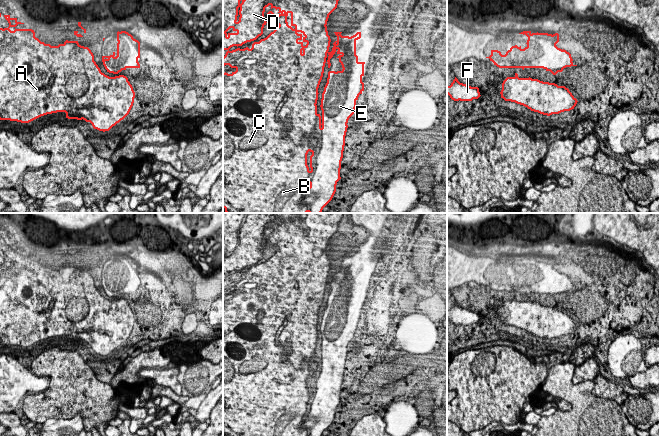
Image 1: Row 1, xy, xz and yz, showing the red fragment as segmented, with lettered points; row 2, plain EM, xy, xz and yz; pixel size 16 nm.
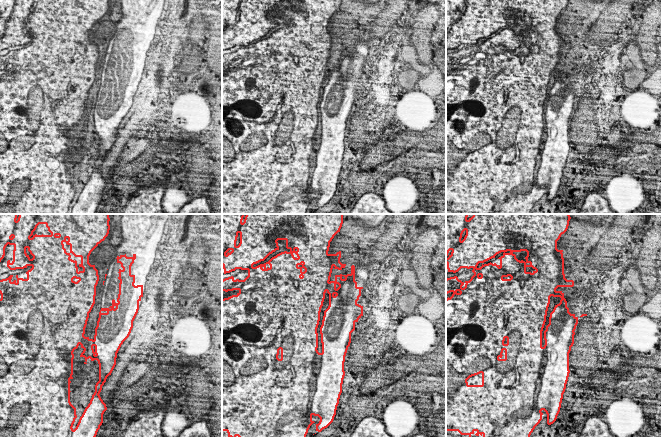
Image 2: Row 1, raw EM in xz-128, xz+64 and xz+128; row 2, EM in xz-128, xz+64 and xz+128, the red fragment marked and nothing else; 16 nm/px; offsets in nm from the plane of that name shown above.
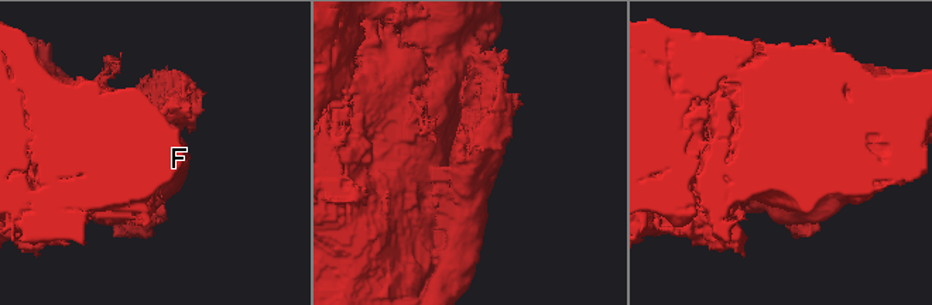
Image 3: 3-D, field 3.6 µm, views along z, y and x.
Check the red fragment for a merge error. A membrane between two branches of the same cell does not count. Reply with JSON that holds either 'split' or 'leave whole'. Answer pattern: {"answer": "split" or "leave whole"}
{"answer": "split"}

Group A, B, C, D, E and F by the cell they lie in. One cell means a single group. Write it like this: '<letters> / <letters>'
A B C D F / E

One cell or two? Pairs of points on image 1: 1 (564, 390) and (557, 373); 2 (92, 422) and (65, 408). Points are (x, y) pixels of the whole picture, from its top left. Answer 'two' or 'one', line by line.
1: one
2: one

